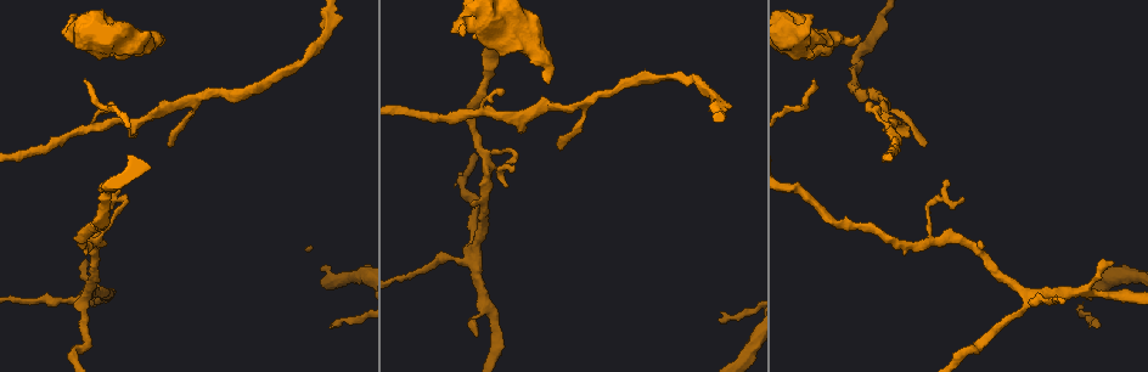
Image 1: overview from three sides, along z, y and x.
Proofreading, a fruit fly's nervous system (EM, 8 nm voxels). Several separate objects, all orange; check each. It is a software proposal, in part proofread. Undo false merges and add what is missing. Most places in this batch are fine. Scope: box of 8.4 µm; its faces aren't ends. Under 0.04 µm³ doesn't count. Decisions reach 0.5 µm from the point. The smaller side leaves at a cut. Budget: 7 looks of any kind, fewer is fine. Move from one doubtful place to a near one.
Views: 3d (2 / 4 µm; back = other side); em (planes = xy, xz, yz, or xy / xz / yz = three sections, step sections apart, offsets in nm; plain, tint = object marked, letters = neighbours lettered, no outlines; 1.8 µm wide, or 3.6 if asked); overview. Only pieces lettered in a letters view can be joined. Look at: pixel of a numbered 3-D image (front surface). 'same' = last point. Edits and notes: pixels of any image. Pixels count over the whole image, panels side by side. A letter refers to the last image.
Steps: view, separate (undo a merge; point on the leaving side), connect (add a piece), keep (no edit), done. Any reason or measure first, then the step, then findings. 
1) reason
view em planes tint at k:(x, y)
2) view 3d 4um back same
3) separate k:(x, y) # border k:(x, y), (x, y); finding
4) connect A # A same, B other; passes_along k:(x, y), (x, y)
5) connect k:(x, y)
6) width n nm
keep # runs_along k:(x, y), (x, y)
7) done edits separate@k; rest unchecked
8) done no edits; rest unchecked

free end
view em 3.6um planes letters at 1:(813, 14)

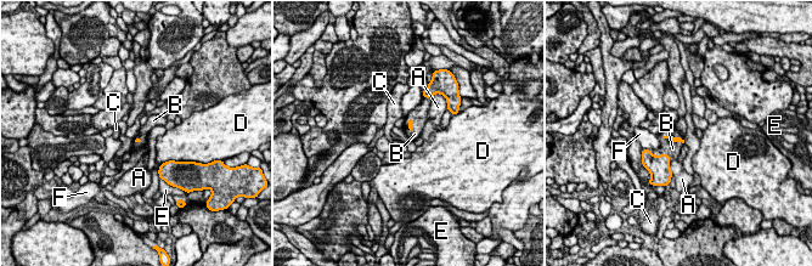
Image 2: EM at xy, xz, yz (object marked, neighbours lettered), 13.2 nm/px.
longest_contact B 300 nm
connect 2:(672, 148) # A other, B same, C other, D other, E other, F other; the neuron continues

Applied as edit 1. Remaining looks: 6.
thick end
view 3d 4um at 1:(546, 84)

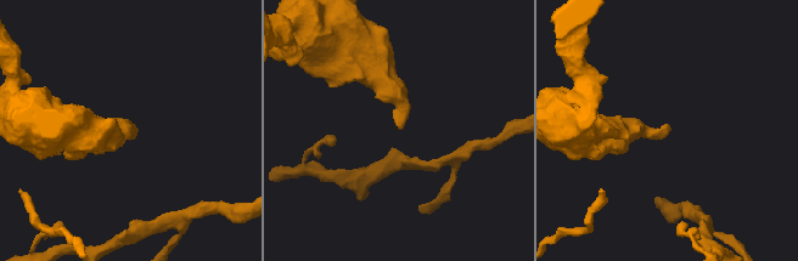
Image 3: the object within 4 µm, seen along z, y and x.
view em planes letters at 3:(668, 127)

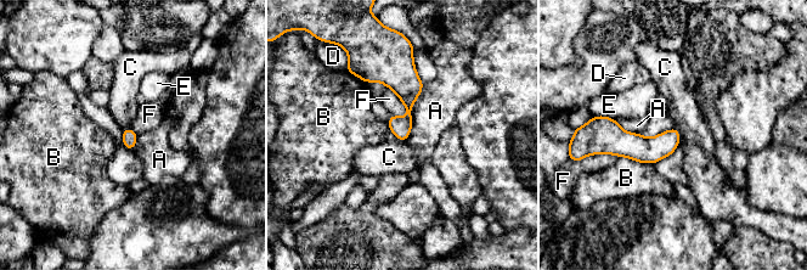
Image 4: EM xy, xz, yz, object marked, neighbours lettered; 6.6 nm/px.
longest_contact A 400 nm
keep # A other, B other, C other, D other, E other, F other; none of them fits

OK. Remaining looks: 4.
an open end
view 3d 2um at 1:(500, 94)

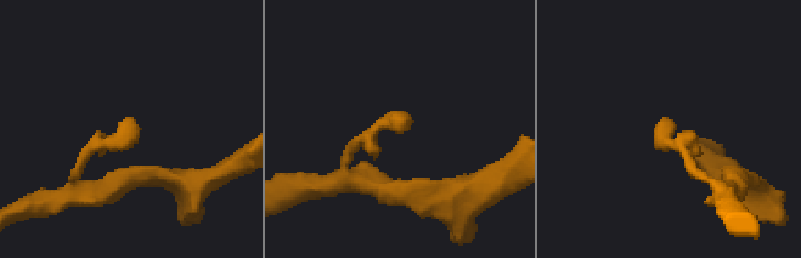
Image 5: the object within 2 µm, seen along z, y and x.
view em yz step 8 tint at 5:(406, 130)

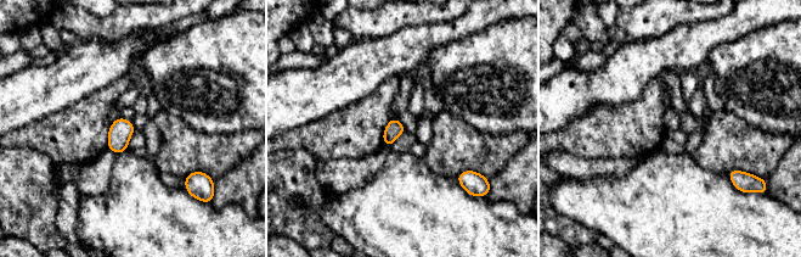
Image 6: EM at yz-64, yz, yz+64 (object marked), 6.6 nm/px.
another direction
view em planes letters same

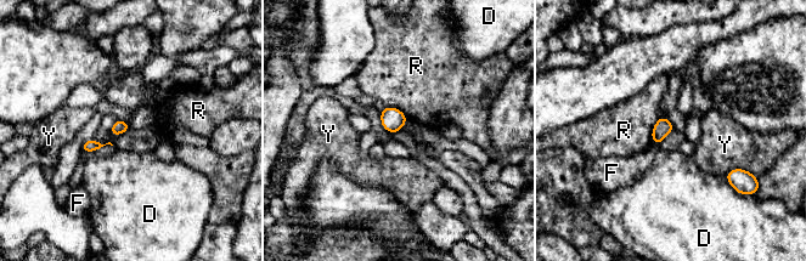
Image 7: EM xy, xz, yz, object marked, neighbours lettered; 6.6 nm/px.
keep # D other, F other, R other, Y other; no lettered piece goes on from it

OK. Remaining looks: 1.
done edits connect@2; rest unchecked

